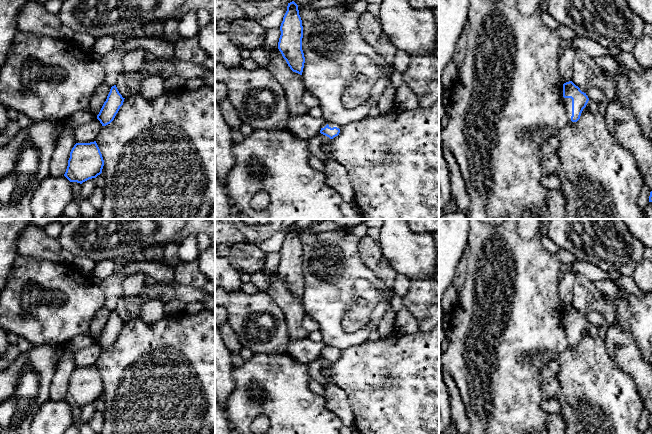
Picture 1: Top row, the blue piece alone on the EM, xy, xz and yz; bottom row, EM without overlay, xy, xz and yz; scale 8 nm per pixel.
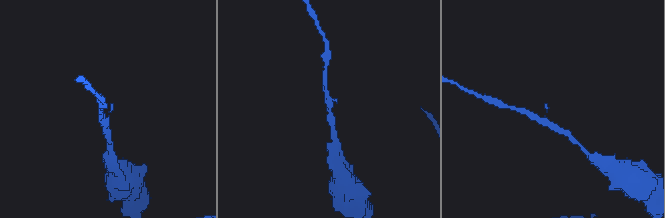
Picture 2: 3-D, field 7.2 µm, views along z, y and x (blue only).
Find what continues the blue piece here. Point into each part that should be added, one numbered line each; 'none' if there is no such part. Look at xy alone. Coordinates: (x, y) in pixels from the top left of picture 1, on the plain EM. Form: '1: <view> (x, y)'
none

